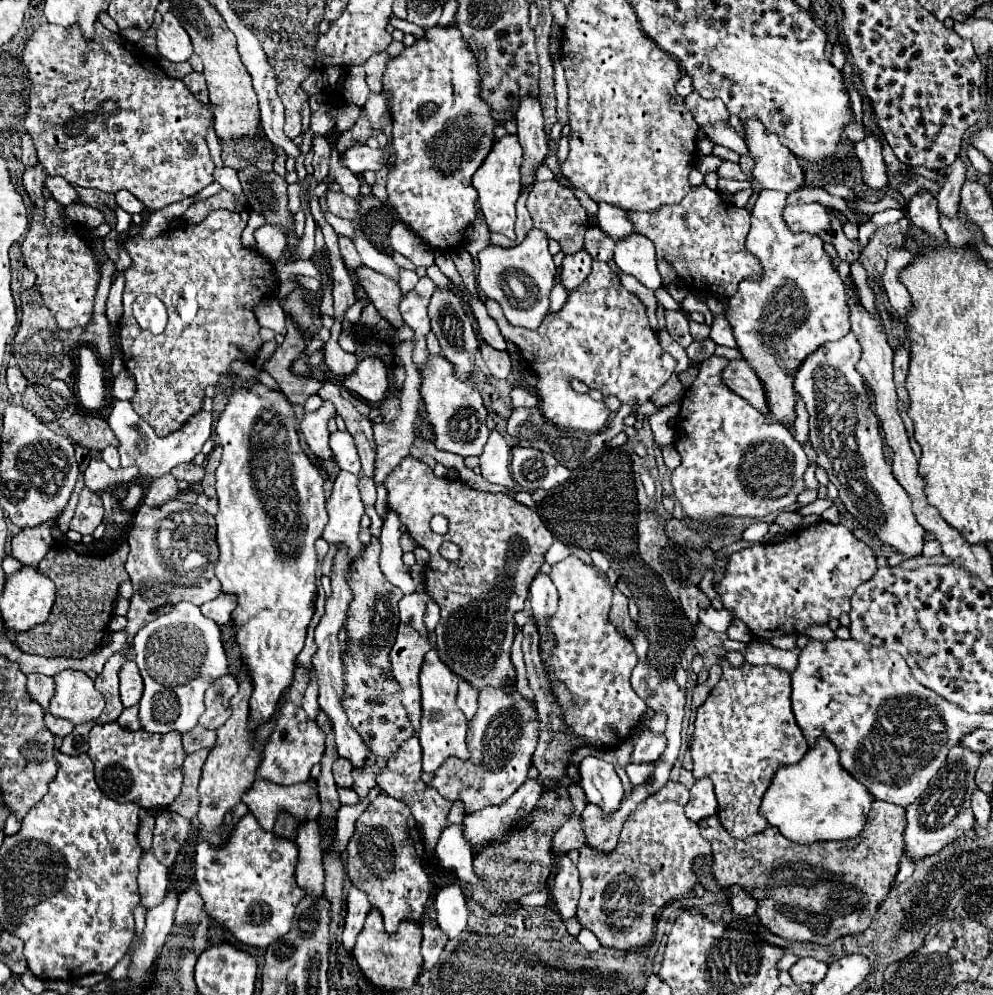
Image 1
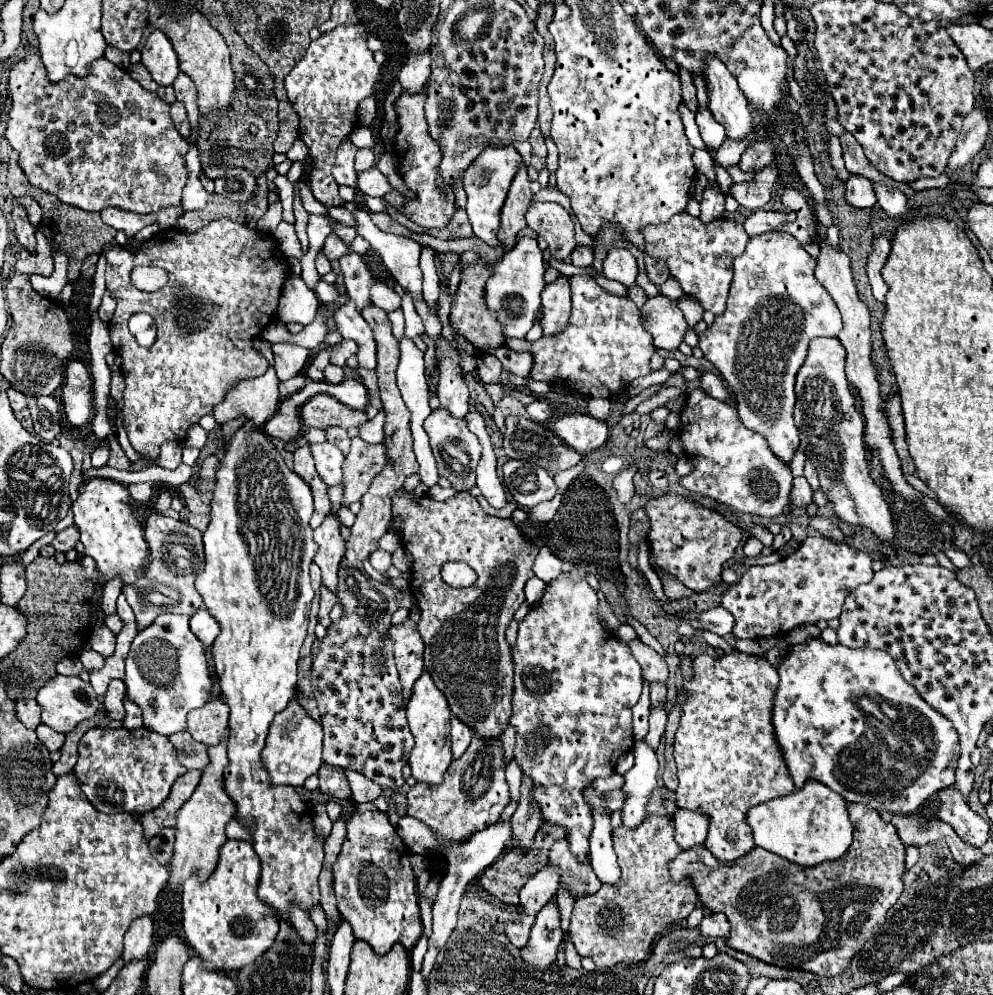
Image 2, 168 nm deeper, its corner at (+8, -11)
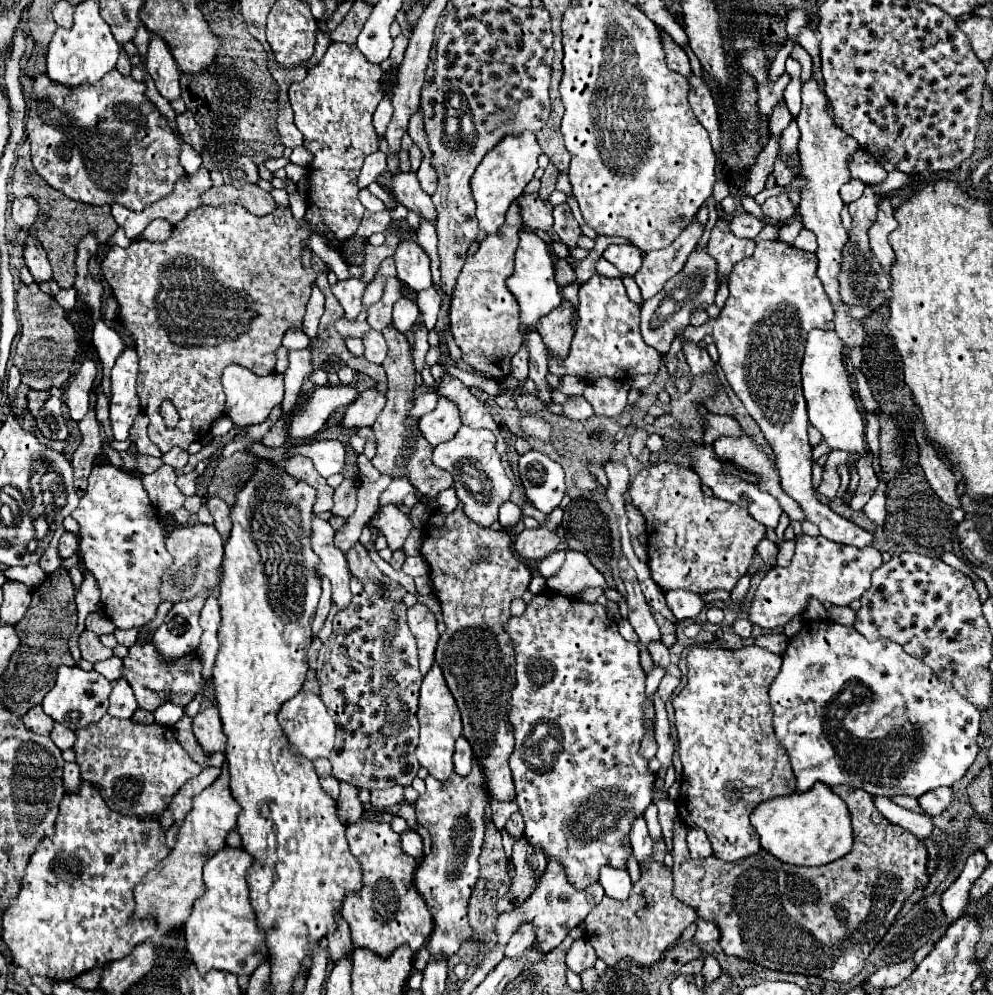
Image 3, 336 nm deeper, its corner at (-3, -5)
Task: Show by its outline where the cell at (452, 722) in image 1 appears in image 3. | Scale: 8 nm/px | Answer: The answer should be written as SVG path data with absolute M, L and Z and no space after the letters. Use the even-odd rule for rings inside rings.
M433 664L433 668L423 678L417 718L419 718L419 724L421 724L421 736L419 736L419 744L417 744L417 750L415 750L417 760L421 762L421 766L425 766L429 770L431 776L435 776L437 780L447 780L453 772L455 740L461 736L463 726L461 726L459 708L455 706L455 700L451 698L451 692L447 690L443 672L439 670L437 664Z

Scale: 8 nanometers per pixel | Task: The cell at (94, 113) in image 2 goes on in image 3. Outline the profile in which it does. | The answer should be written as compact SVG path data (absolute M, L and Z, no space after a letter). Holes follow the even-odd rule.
M113 70L107 74L99 84L95 84L97 92L91 108L91 116L85 116L89 108L79 106L79 92L83 86L63 86L57 82L51 82L51 78L45 76L45 72L37 74L33 78L33 98L31 106L27 110L27 138L31 142L31 158L33 168L39 172L39 176L45 178L49 186L55 190L61 190L71 200L87 202L91 206L103 206L103 204L121 204L129 210L143 210L157 202L159 198L173 192L173 184L185 176L183 166L179 164L181 154L181 138L179 134L169 126L169 120L159 112L159 108L145 96L145 82L133 80L133 76L123 76L119 70ZM117 140L123 142L123 156L125 164L121 168L121 144L115 144Z

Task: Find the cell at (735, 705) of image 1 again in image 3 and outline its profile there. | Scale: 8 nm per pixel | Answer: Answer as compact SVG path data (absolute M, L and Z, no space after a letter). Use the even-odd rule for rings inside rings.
M695 646L687 656L687 682L671 700L679 736L679 758L683 762L683 782L677 798L679 818L685 826L703 828L711 840L713 854L725 862L735 862L761 850L759 834L749 822L751 810L763 800L795 792L795 776L789 758L773 734L773 712L767 696L779 670L781 656L759 646L745 646L739 650Z

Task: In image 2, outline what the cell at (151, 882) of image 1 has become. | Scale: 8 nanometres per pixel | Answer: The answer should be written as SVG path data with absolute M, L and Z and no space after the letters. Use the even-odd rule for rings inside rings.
M142 916L140 920L134 920L134 924L130 926L130 930L124 936L124 952L122 952L124 964L146 958L152 946L152 934L154 934L154 928L152 928L150 916Z

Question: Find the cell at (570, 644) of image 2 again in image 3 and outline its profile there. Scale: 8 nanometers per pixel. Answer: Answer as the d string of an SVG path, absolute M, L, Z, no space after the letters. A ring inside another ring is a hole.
M545 592L535 596L531 602L527 602L527 610L523 616L513 616L505 624L507 634L513 640L515 646L515 672L517 672L517 684L511 694L511 714L509 722L513 724L515 730L515 750L509 758L509 766L513 772L515 780L515 790L517 790L517 804L519 810L525 818L525 836L533 846L539 846L545 850L549 858L559 860L565 870L567 878L575 888L589 886L599 880L599 868L603 864L611 864L615 868L625 868L627 866L627 850L625 850L625 840L631 830L631 822L635 816L643 814L645 808L653 802L653 782L655 774L649 772L647 760L643 760L637 750L639 744L645 736L645 672L639 664L639 646L637 642L627 642L621 638L617 632L617 624L607 618L605 606L597 602L581 602L573 596L563 596L557 592Z

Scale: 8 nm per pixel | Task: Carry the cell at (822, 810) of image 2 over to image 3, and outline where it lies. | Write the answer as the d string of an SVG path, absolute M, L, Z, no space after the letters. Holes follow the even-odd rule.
M815 784L803 794L779 796L761 802L751 812L751 824L761 836L761 846L781 862L797 866L823 866L853 850L853 824L847 804L827 784Z

